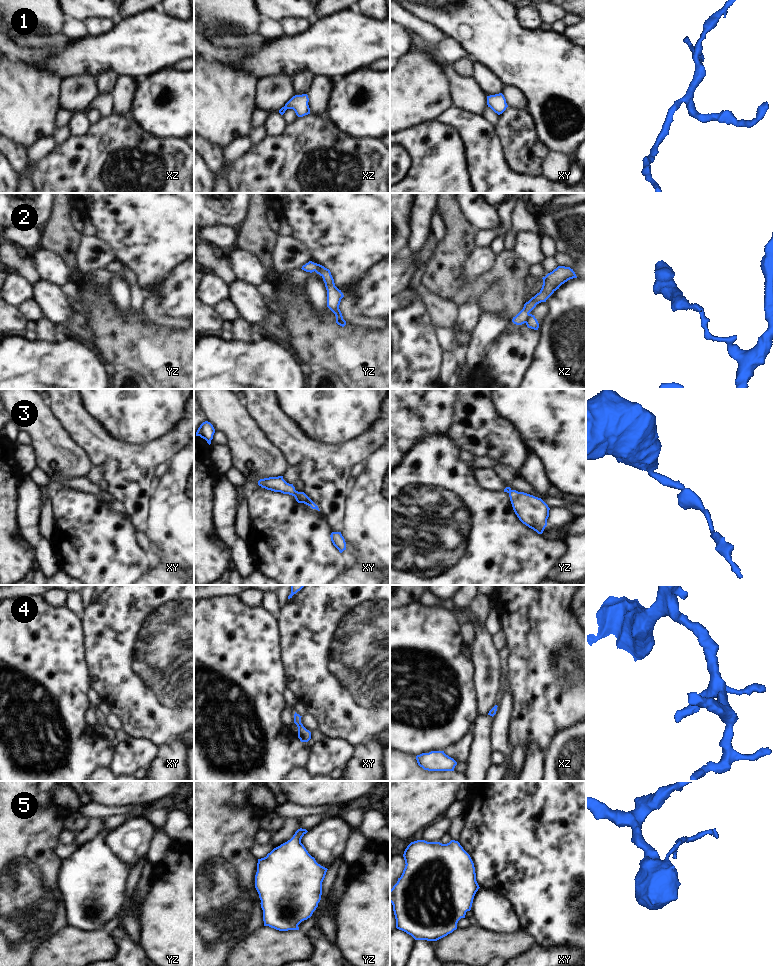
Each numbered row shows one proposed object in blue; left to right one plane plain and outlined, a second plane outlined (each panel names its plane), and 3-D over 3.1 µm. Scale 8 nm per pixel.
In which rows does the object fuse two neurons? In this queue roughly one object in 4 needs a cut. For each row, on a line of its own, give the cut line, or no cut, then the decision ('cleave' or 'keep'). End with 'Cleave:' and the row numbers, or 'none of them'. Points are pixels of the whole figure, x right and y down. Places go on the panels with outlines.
1: no cut; keep
2: cut in yz along (316, 263), (316, 270), (319, 273); cleave
3: no cut; keep
4: no cut; keep
5: no cut; keep
Cleave: 2

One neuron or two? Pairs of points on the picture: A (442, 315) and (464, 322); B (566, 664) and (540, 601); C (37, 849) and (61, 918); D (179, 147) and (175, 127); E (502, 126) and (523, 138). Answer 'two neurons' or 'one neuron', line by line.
A: two neurons
B: one neuron
C: one neuron
D: two neurons
E: one neuron

